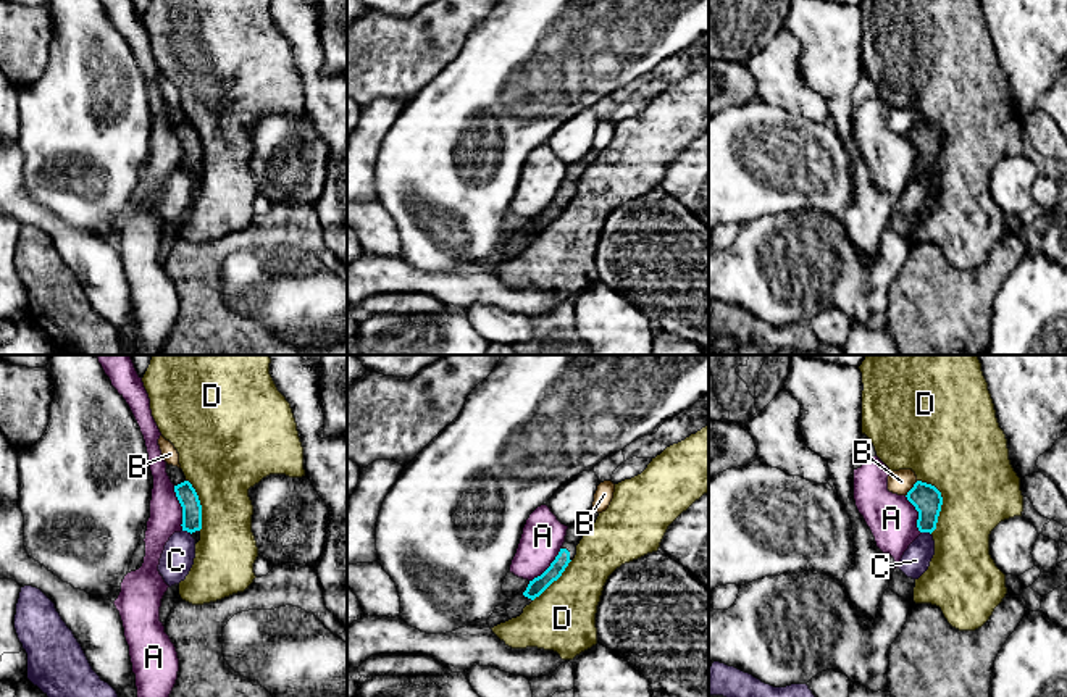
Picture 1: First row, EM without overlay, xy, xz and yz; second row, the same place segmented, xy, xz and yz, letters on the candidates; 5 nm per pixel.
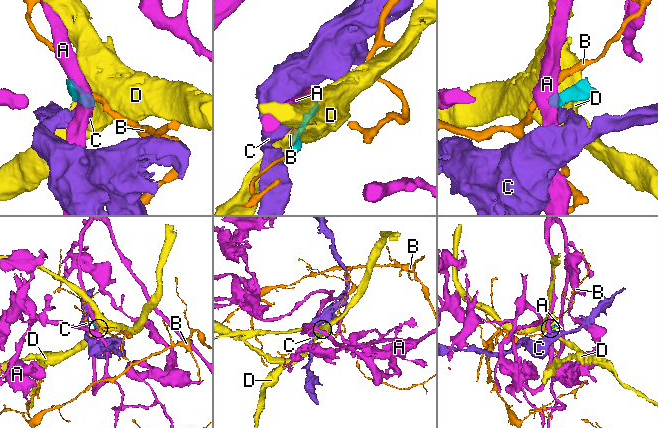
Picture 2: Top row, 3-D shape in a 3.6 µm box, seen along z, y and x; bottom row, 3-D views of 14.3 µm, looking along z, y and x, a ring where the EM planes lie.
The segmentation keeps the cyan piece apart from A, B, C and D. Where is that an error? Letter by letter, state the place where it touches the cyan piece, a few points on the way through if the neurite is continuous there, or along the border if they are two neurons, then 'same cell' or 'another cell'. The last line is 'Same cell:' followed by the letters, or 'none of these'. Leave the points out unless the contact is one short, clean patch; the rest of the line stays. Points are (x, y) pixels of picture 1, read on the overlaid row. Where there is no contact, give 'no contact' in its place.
A: xy (183, 509) | along xy (173, 486), (181, 507), (183, 530) | another cell
B: yz (911, 489) | along yz (917, 481), (906, 496) | another cell
C: xy (188, 531) | along xy (183, 530), (191, 534) | another cell
D: yz (941, 502) | another cell
Same cell: none of these

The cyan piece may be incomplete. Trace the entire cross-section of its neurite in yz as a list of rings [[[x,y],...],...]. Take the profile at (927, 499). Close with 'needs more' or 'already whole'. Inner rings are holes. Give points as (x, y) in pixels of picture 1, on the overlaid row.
[[[917,481],[906,497],[918,511],[918,531],[931,534],[936,529],[943,505],[941,492],[931,484]]]; already whole

